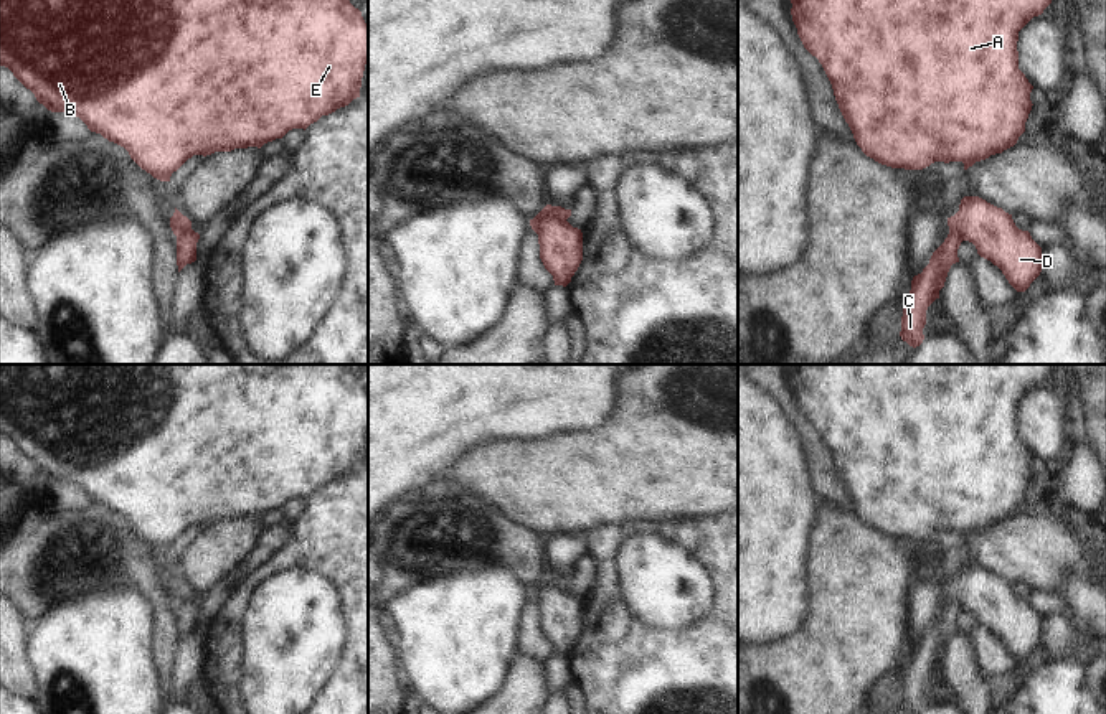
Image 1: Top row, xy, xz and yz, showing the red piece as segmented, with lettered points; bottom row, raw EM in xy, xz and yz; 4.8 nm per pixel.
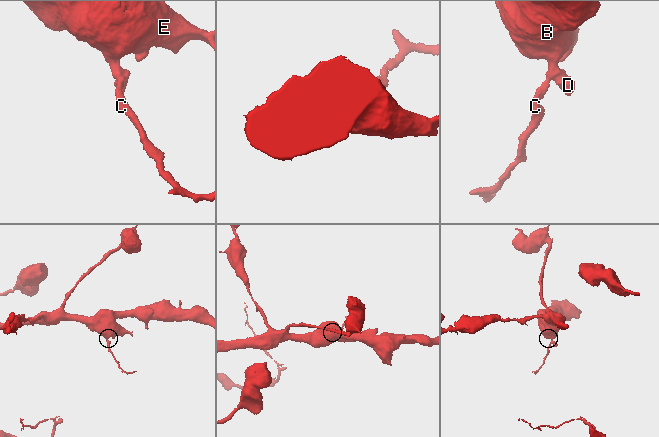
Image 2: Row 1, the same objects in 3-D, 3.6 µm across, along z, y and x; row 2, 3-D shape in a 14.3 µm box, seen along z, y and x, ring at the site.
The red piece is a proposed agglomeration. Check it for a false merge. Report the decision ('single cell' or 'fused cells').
fused cells

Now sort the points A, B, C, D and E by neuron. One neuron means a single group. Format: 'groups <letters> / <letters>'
groups A B D E / C

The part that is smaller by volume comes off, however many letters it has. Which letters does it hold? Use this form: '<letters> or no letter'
C

